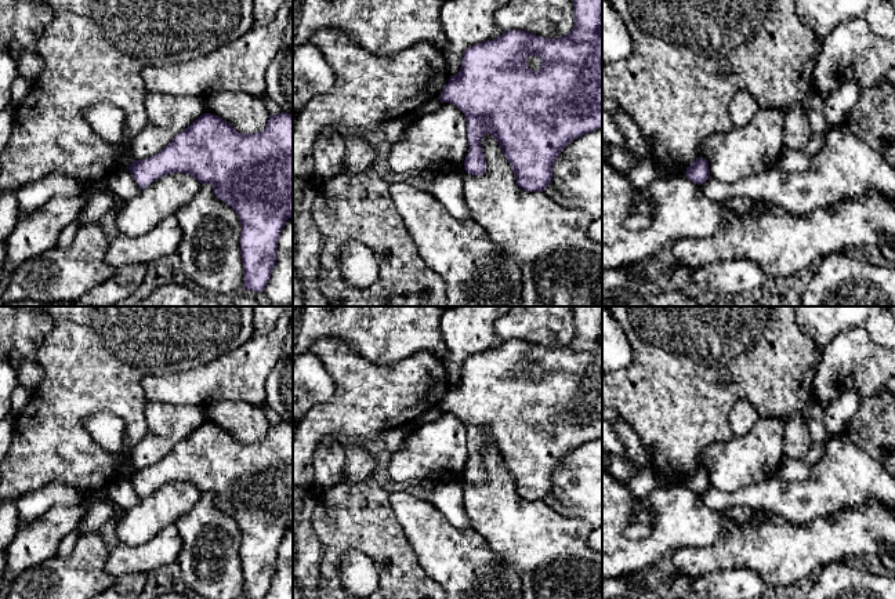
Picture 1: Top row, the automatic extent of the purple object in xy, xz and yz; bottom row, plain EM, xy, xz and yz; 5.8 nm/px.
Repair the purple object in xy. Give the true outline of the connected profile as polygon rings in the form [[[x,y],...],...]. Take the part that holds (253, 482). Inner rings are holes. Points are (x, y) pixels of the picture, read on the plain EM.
[[[204,422],[177,443],[159,462],[133,469],[130,482],[142,497],[171,482],[185,482],[214,495],[218,509],[231,515],[242,533],[243,598],[264,599],[276,571],[282,538],[293,526],[293,425],[269,425],[262,440],[240,443],[221,426]]]

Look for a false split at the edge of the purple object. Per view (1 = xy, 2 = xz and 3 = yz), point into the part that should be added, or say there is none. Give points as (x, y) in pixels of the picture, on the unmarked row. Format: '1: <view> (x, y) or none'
1: none
2: none
3: none

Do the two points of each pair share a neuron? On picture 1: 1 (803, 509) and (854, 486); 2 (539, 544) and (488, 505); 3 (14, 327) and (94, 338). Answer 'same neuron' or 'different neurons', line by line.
1: same neuron
2: same neuron
3: different neurons

